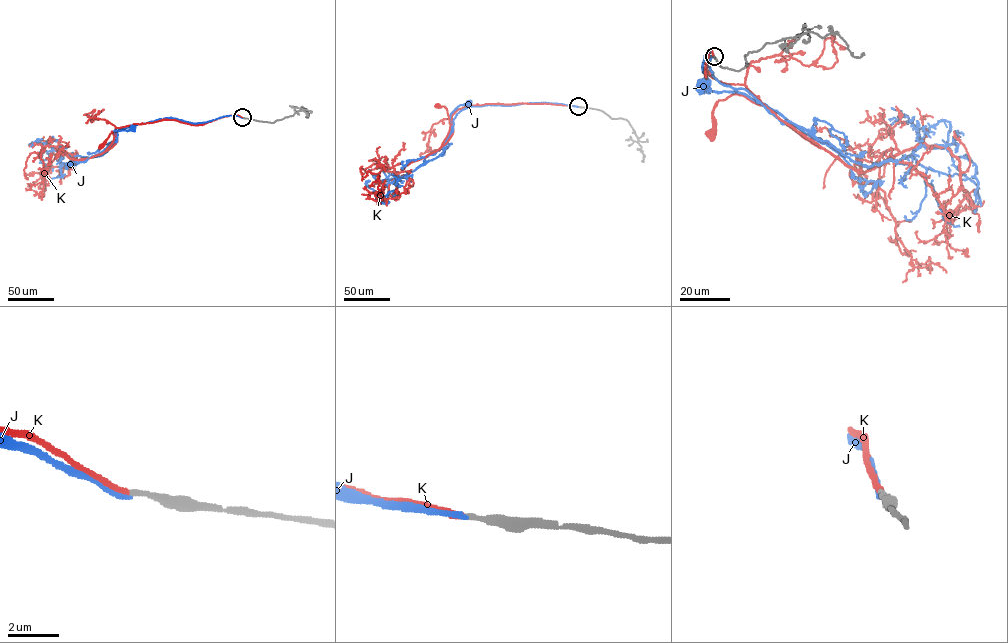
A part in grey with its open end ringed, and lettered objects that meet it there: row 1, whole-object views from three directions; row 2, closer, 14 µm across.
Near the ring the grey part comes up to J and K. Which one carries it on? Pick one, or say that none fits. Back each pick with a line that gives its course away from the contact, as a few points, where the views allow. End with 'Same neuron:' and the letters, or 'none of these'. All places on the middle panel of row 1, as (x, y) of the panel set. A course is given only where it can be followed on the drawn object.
K: Its course: (578, 107), (521, 103), (469, 105), (451, 116), (453, 133), (442, 146), (450, 125), (447, 109), (437, 106)
Same neuron: K

